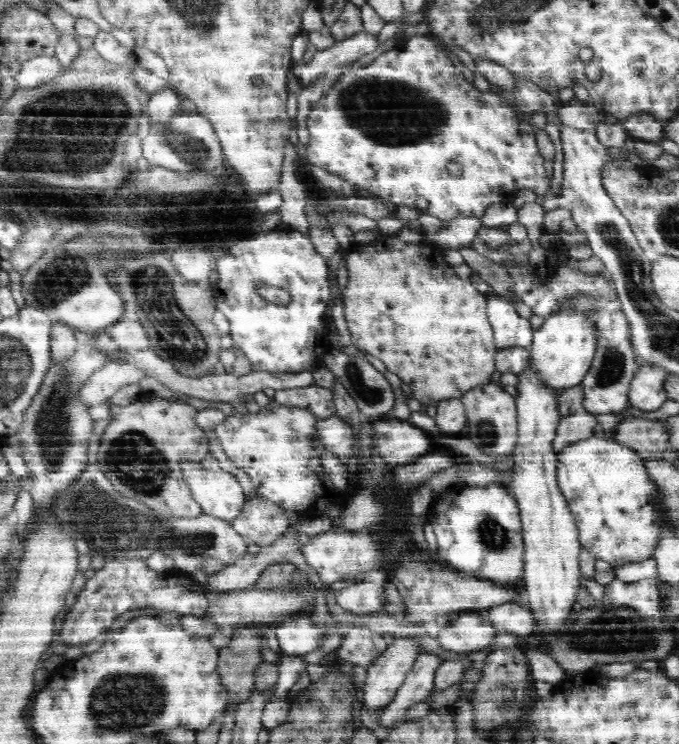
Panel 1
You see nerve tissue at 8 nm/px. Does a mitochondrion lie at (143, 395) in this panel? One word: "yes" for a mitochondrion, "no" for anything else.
no

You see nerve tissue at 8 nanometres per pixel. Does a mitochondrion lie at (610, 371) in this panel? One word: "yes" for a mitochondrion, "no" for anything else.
yes

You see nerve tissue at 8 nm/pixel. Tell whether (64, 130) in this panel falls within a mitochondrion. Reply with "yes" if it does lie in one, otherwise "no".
yes

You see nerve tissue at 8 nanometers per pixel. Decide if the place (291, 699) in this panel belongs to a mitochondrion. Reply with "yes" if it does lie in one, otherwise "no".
no

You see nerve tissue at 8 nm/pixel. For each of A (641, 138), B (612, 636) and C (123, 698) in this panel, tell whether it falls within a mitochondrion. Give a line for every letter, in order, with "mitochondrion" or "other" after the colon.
A: other
B: mitochondrion
C: mitochondrion

